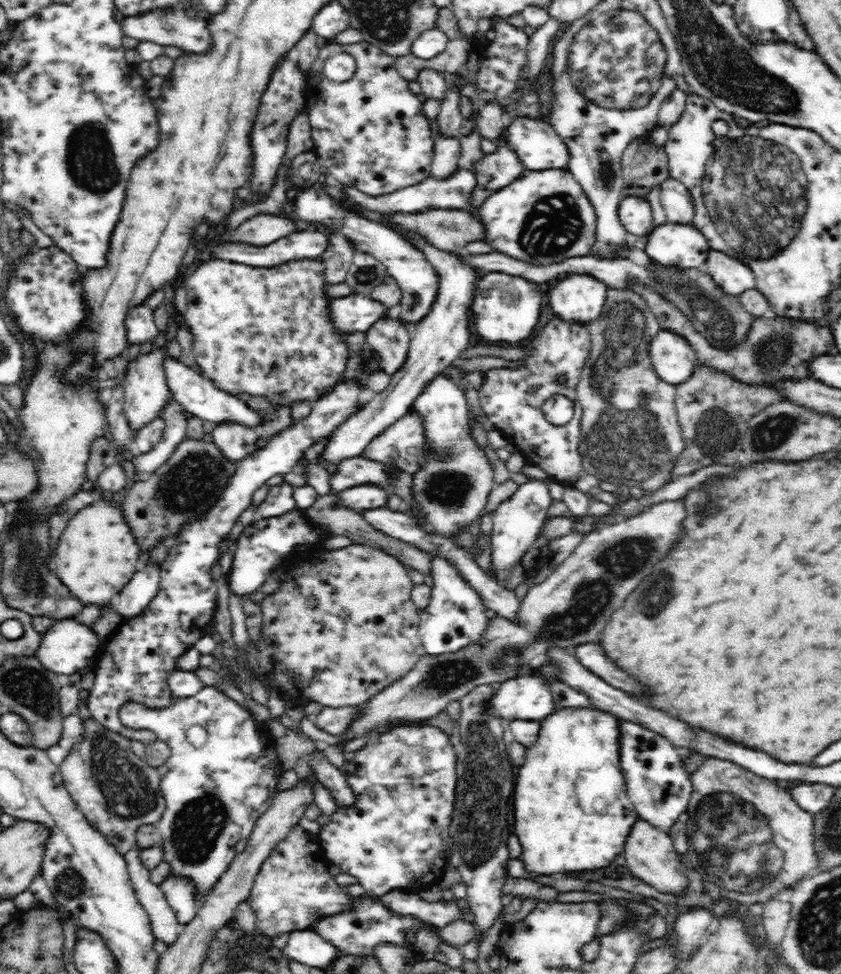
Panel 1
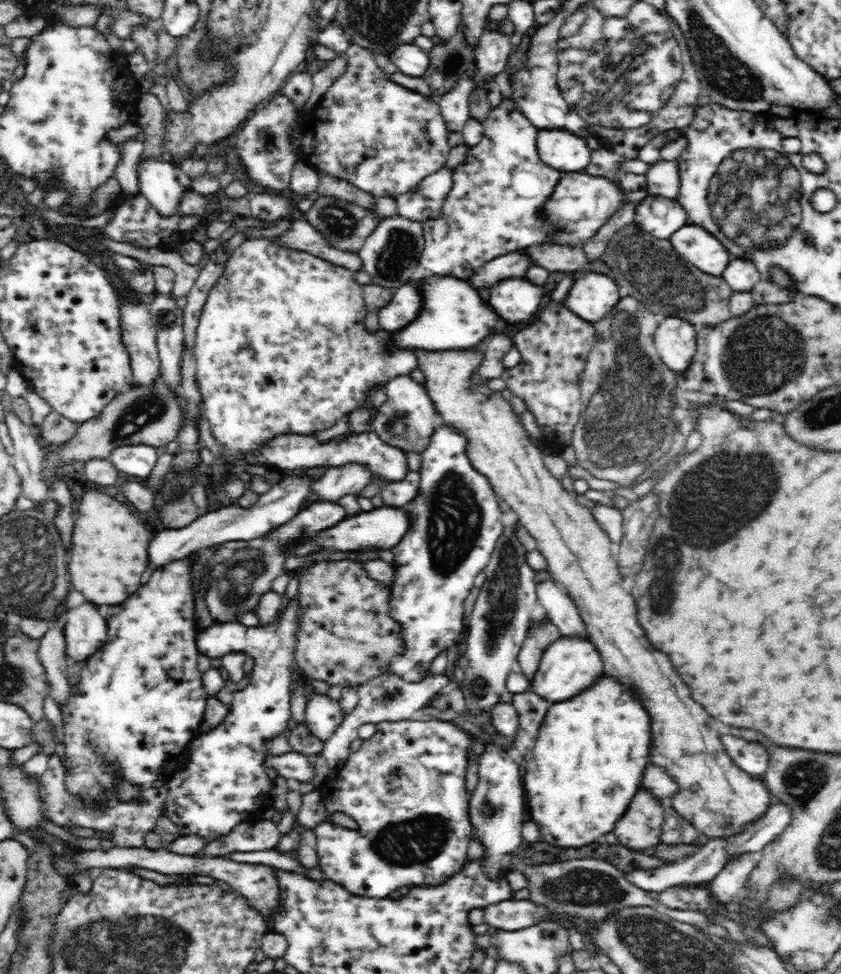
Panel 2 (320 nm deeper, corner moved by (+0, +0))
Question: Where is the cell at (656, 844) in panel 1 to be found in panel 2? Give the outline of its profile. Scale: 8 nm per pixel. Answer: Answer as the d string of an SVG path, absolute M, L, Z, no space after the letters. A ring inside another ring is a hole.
M640 788L632 806L620 822L616 824L616 838L620 844L632 848L632 851L648 854L656 846L660 846L665 810L662 802L656 800L648 789Z

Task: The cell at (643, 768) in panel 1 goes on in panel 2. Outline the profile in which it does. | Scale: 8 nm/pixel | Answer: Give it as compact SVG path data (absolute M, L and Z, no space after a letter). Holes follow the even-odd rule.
M649 763L642 772L639 788L648 789L656 800L667 804L679 792L679 783L659 763Z

